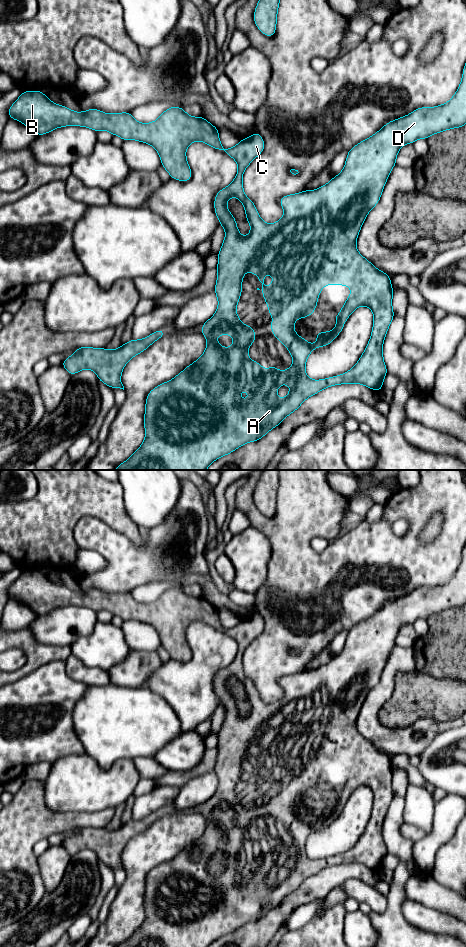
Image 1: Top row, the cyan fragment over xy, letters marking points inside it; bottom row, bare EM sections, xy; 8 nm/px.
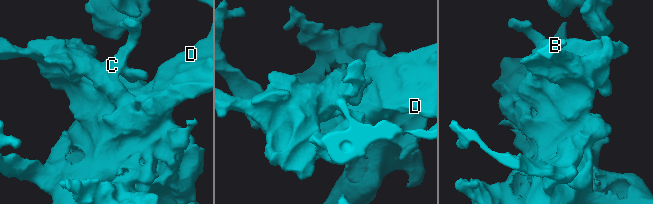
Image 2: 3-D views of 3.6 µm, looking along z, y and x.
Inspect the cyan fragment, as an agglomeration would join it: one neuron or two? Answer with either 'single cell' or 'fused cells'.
single cell

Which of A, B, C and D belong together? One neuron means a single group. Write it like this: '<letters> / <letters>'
A B C D

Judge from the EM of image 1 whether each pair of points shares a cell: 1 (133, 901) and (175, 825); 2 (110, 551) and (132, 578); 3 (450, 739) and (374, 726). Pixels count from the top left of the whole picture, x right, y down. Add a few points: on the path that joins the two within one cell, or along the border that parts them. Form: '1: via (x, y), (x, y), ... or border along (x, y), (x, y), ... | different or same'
1: via (134, 882), (137, 863), (156, 844) | same
2: via (117, 558), (127, 568), (127, 571) | same
3: border along (455, 726), (441, 731), (420, 753) | different

